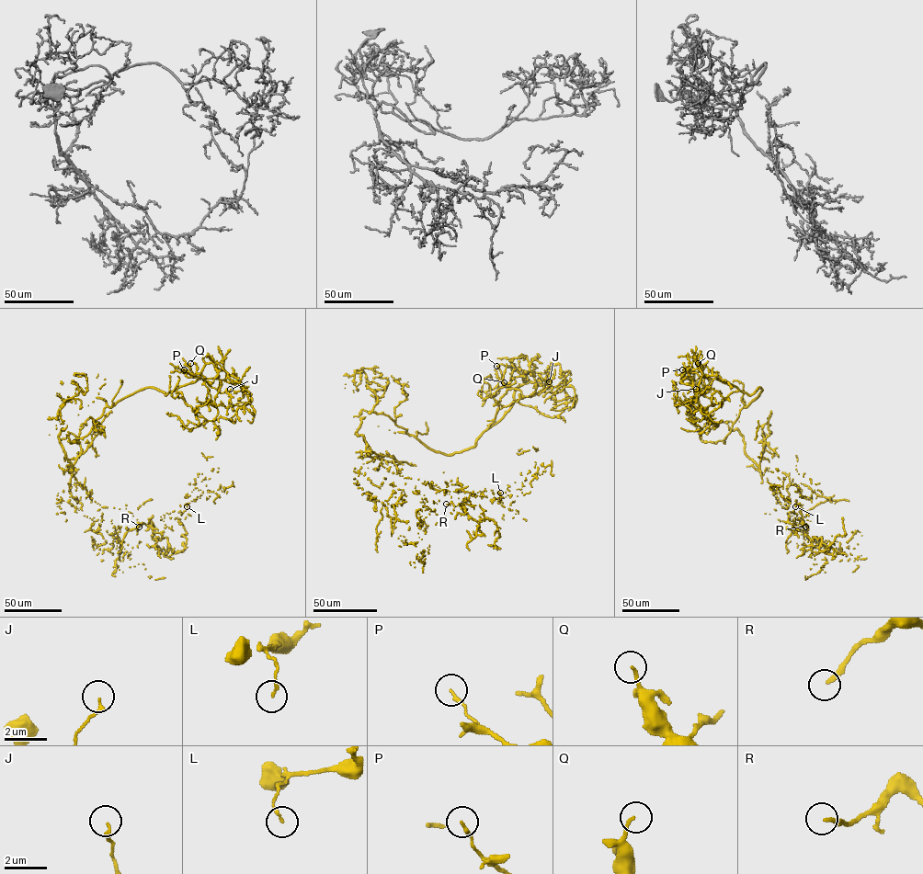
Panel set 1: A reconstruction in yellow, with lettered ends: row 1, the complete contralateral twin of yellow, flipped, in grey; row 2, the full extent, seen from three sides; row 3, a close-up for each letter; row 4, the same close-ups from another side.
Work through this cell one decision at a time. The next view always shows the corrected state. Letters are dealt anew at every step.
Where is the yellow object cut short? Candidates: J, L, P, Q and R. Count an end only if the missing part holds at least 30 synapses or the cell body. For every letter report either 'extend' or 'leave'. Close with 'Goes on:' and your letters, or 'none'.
J: leave
L: leave
P: leave
Q: leave
R: leave
Goes on: none

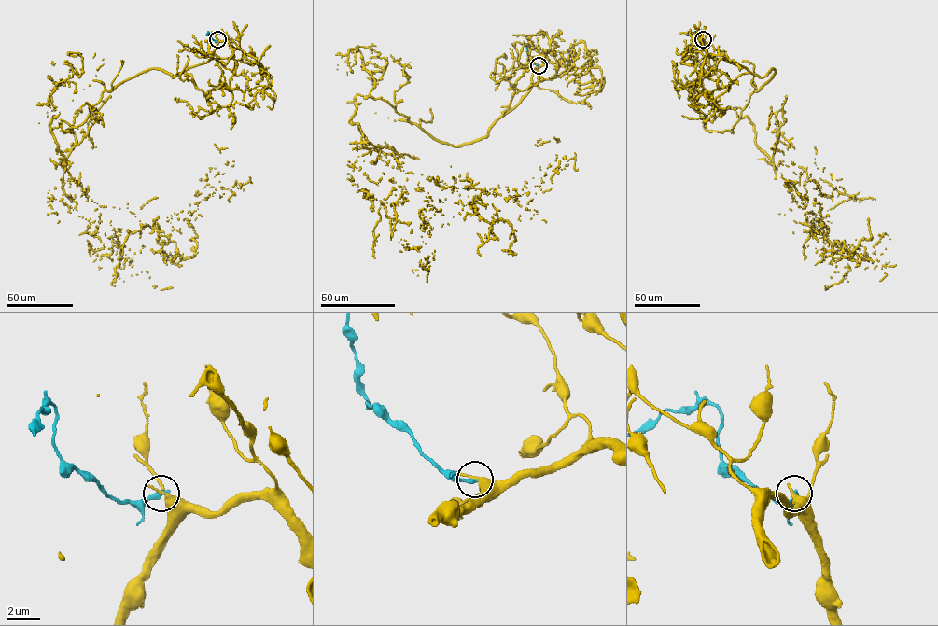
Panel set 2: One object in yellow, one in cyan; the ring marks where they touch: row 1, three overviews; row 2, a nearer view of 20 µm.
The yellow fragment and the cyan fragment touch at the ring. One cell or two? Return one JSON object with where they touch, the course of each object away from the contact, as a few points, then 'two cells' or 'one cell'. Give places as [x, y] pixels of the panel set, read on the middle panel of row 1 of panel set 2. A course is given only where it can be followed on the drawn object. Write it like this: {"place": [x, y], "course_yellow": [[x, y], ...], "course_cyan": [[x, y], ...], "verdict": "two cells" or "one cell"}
{"place": [538, 65], "course_yellow": [[538, 64], [467, 144], [370, 96], [350, 121], [388, 165], [507, 199], [555, 159], [538, 141]], "course_cyan": [[538, 65], [529, 58], [526, 46]], "verdict": "two cells"}

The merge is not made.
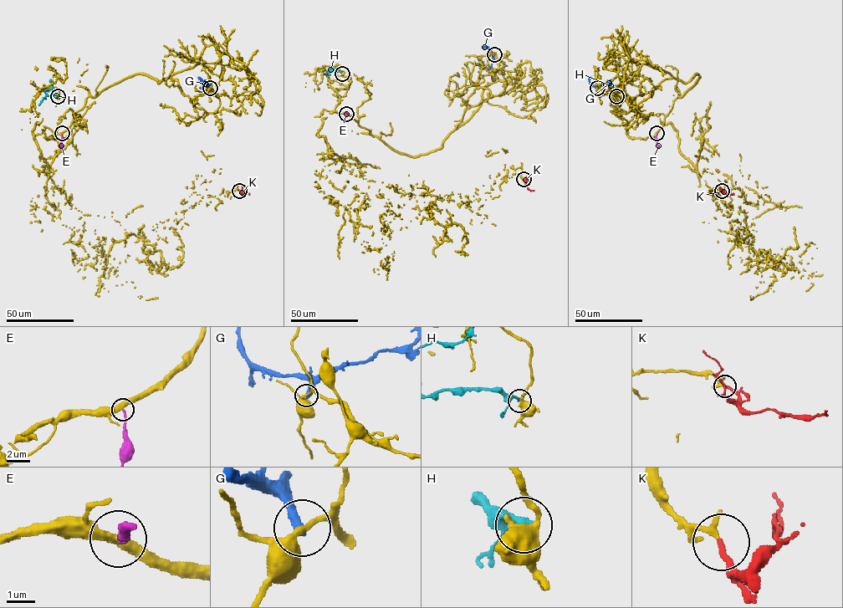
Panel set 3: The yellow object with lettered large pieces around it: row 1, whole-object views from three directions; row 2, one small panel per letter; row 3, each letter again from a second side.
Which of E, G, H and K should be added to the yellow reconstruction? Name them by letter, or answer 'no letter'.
K

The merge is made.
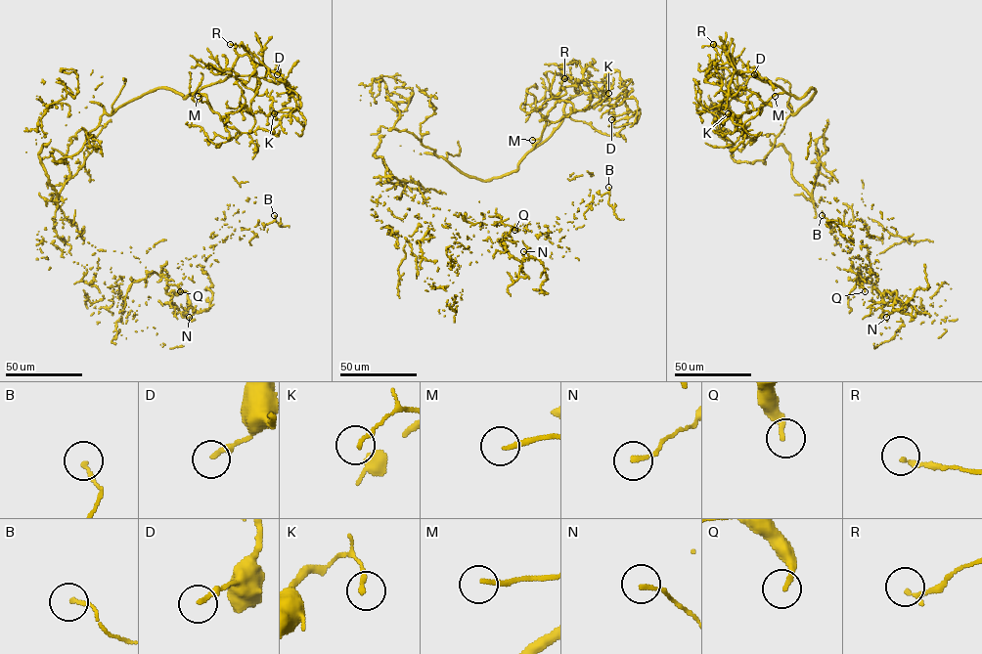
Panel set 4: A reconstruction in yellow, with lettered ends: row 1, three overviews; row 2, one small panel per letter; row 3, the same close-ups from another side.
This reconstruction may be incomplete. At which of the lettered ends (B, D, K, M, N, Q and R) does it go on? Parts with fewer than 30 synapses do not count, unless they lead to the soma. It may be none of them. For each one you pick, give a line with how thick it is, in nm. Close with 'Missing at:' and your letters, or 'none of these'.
M: calibre 180 nm
Missing at: M

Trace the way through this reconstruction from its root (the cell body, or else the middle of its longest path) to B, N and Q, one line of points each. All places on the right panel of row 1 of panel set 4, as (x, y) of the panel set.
B: (788, 152), (793, 178), (854, 258), (861, 285), (867, 245), (822, 215)
N: (788, 152), (793, 178), (858, 272), (868, 268), (881, 293), (896, 292), (886, 317)
Q: (788, 152), (793, 178), (822, 211), (842, 250), (854, 258), (856, 280), (865, 291)

